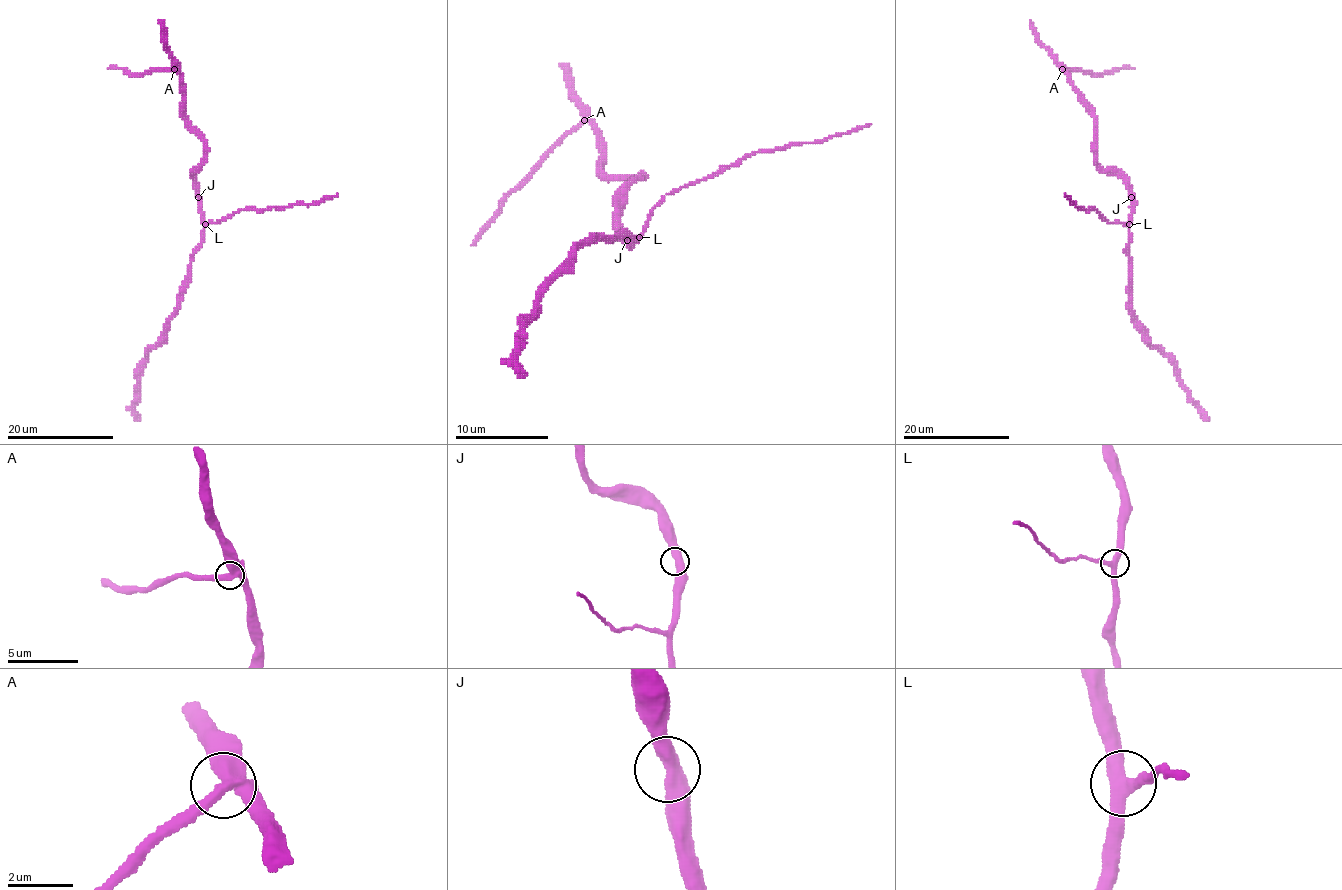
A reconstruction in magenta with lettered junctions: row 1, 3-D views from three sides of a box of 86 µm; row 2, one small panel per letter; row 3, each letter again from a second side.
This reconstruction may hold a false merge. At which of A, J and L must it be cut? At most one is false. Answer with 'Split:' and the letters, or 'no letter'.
Split: A

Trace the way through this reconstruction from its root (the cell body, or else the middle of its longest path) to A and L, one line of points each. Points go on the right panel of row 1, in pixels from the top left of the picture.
A: (1132, 197), (1130, 184), (1123, 177), (1106, 172), (1098, 164), (1096, 122), (1090, 104), (1062, 69)
L: (1132, 197), (1130, 224)

